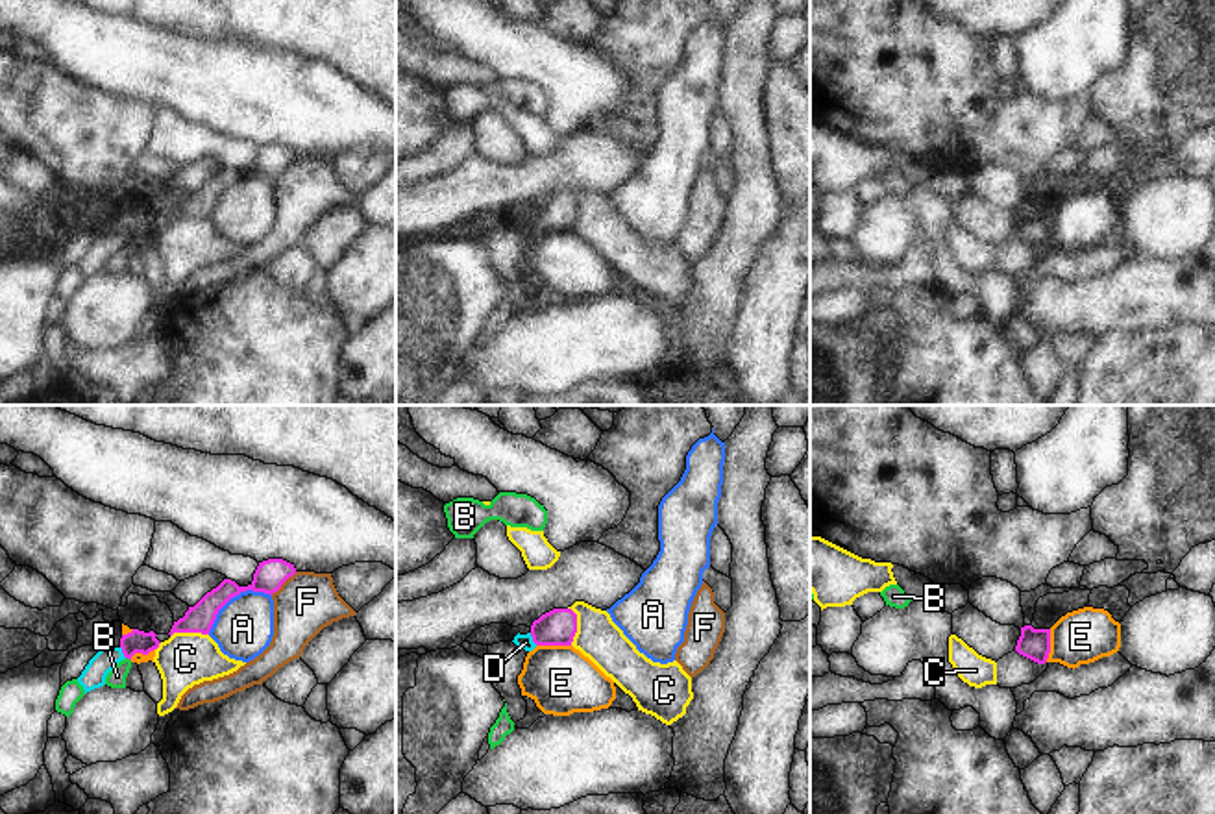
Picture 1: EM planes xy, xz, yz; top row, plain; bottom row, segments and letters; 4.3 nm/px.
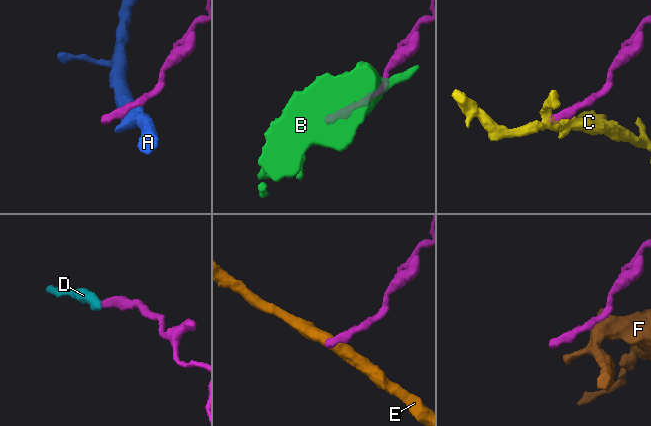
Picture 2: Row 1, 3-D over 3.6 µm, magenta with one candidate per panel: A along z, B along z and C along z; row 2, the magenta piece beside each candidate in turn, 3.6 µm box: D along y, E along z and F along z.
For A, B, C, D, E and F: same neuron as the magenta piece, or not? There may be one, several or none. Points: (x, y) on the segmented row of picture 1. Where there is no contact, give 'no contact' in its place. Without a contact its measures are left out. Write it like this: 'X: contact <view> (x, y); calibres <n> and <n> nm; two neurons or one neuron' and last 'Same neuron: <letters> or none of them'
A: contact xy (233, 596); calibres 130 and 260 nm; two neurons
B: contact xy (128, 657); calibres 100 and 80 nm; two neurons
C: contact xz (576, 626); calibres 160 and 190 nm; two neurons
D: contact xz (533, 639); calibres 160 and 70 nm; one neuron
E: contact xz (553, 644); calibres 160 and 300 nm; two neurons
F: contact xy (283, 581); calibres 130 and 260 nm; two neurons
Same neuron: D

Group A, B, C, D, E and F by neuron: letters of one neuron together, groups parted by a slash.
A / B / C / D / E / F

